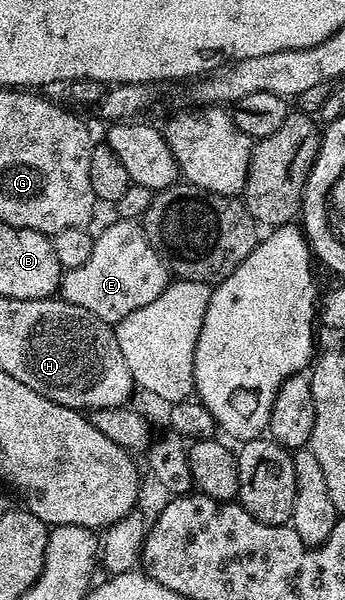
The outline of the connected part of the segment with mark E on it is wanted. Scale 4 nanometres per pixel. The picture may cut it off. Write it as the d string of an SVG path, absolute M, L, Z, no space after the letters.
M115 220L92 239L89 258L79 268L64 271L61 296L74 306L84 307L110 326L119 324L133 310L149 306L157 294L166 290L173 276L167 262L149 242L142 223Z

